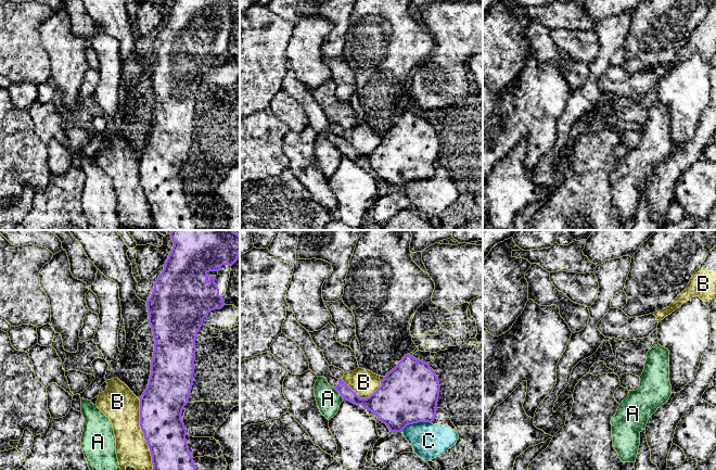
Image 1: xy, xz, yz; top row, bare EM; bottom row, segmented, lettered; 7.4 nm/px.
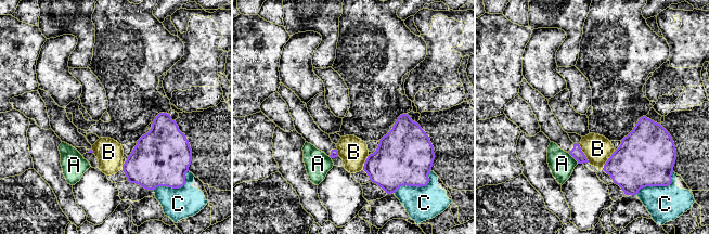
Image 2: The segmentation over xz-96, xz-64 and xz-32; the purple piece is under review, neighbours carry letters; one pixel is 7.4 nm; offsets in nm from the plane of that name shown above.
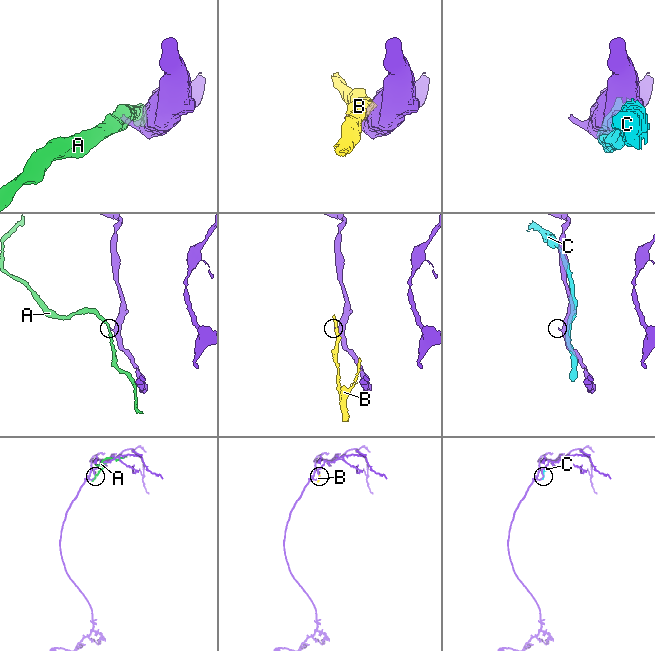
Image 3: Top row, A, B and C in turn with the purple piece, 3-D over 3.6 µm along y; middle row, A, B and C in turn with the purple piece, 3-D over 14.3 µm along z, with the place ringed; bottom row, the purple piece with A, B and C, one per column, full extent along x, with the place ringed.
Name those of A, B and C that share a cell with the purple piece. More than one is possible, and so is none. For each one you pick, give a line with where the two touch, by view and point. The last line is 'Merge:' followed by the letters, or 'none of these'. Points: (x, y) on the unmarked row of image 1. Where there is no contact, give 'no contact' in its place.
Merge: none of these

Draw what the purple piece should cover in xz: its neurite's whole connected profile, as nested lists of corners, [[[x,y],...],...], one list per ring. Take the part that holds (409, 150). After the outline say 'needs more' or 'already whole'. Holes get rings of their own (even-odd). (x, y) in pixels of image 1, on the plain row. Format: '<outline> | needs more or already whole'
[[[286,62],[282,90],[299,103],[317,134],[324,134],[343,156],[372,168],[391,189],[402,189],[413,180],[432,179],[436,174],[439,139],[435,128],[423,117],[407,111],[386,130],[381,143],[369,154],[360,155],[342,136],[332,132],[323,109],[314,100],[309,89],[296,77]]] | needs more

